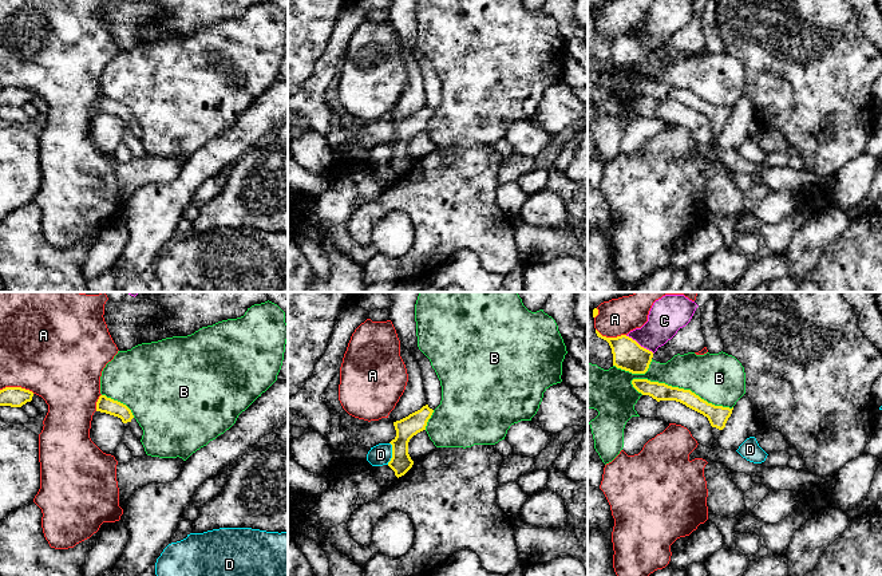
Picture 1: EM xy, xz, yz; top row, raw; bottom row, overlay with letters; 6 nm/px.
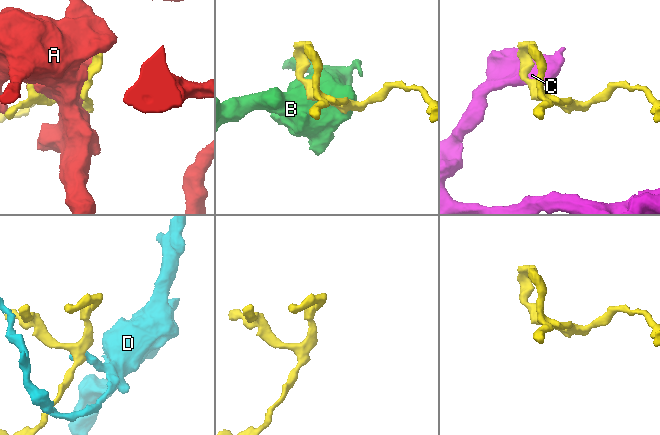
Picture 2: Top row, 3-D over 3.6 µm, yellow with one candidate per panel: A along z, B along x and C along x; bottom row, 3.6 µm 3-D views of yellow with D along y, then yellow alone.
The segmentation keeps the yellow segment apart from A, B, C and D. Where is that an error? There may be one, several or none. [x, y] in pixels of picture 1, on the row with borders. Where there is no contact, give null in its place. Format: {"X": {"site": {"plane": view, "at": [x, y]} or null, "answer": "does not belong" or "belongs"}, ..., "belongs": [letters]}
{"A": {"site": {"plane": "xy", "at": [18, 387]}, "answer": "does not belong"}, "B": {"site": {"plane": "yz", "at": [681, 389]}, "answer": "does not belong"}, "C": {"site": {"plane": "yz", "at": [639, 344]}, "answer": "does not belong"}, "D": {"site": {"plane": "xz", "at": [392, 453]}, "answer": "does not belong"}, "belongs": []}

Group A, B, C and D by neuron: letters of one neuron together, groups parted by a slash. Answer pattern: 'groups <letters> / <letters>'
groups A / B / C / D

